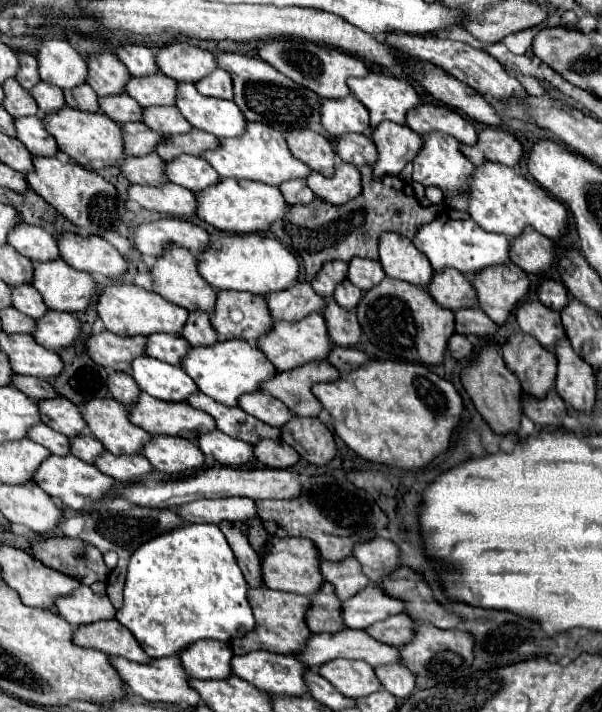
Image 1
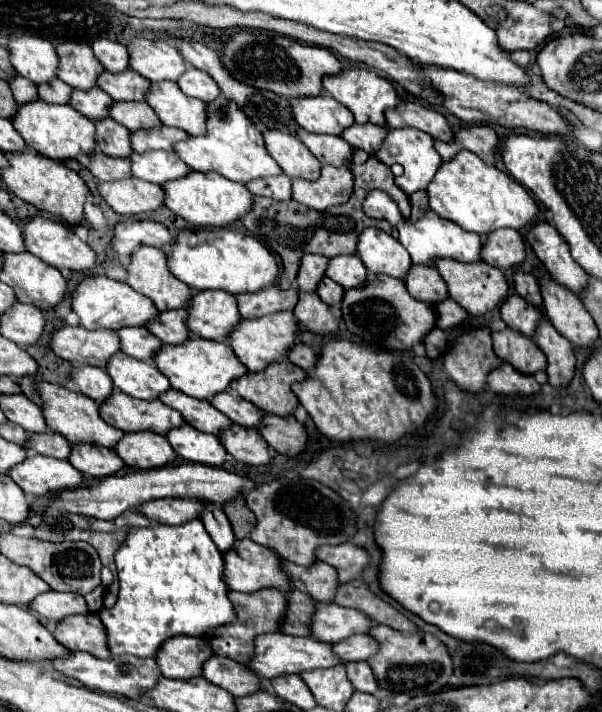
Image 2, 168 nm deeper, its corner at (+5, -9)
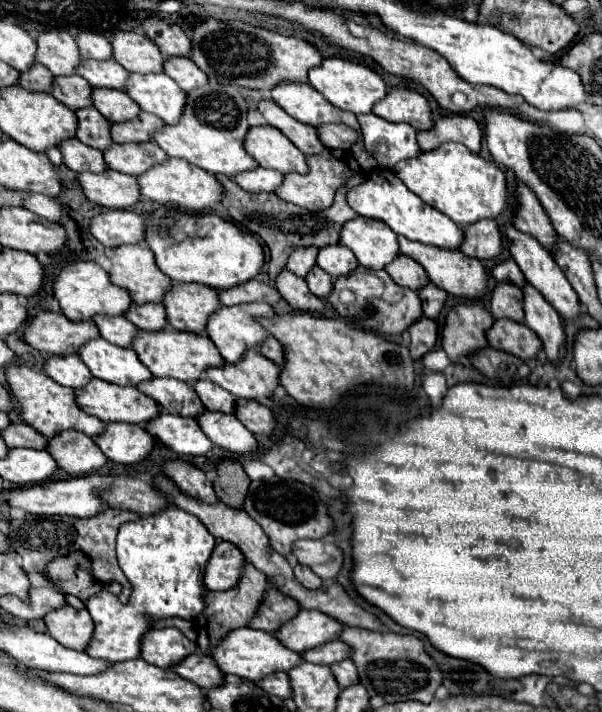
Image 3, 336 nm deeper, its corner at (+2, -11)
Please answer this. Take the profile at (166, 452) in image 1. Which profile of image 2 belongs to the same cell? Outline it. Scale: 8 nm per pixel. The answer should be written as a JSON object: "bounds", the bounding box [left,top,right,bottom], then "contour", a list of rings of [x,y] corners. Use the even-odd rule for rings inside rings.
{"bounds":[114,432,176,470],"contour":[[[126,432],[114,446],[114,452],[126,466],[138,470],[166,466],[176,456],[168,440],[156,432]]]}

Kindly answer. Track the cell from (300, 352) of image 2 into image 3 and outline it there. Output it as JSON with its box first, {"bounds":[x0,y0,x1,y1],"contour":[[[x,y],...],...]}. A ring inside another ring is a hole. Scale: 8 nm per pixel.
{"bounds":[261,338,285,366],"contour":[[[269,338],[265,342],[265,346],[261,346],[261,354],[267,356],[269,360],[273,360],[279,366],[285,364],[285,346],[279,340],[275,340],[275,338]]]}

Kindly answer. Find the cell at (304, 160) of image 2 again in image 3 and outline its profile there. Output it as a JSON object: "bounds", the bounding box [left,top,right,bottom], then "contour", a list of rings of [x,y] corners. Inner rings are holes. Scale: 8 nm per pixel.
{"bounds":[245,126,309,174],"contour":[[[253,126],[245,138],[245,146],[263,168],[273,168],[283,174],[309,172],[307,156],[275,126]]]}

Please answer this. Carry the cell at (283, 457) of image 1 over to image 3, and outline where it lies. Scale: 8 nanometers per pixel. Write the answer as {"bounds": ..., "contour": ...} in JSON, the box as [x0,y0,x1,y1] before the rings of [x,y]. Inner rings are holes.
{"bounds":[197,412,257,454],"contour":[[[205,412],[197,418],[201,430],[209,440],[233,454],[255,454],[257,452],[257,438],[235,418],[221,412]]]}

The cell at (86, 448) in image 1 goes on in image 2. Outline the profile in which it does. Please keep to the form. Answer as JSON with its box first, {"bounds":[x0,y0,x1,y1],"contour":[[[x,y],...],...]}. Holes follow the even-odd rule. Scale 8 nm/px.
{"bounds":[24,434,70,460],"contour":[[[30,434],[30,446],[24,448],[60,460],[66,460],[70,456],[70,442],[66,442],[66,438],[60,434]]]}

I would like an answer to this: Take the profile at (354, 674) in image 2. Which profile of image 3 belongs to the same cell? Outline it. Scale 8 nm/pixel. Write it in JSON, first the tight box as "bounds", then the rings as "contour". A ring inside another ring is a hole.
{"bounds":[331,660,359,688],"contour":[[[343,660],[341,664],[333,664],[331,666],[337,682],[341,688],[349,688],[353,684],[359,684],[359,674],[357,674],[357,666],[353,660]]]}

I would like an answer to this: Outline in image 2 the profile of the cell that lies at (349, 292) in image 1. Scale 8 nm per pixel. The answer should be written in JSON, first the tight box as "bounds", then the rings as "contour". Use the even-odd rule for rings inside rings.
{"bounds":[316,276,344,304],"contour":[[[324,276],[316,292],[318,292],[318,296],[320,296],[326,304],[338,304],[338,302],[342,302],[344,288],[338,286],[334,280],[330,280],[328,276]]]}

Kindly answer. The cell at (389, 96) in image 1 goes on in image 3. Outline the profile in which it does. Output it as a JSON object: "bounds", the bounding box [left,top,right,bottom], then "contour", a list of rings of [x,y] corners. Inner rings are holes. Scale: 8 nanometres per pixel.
{"bounds":[309,58,387,114],"contour":[[[325,58],[321,66],[309,72],[309,84],[317,92],[321,92],[333,106],[353,112],[353,114],[369,114],[373,106],[387,96],[387,86],[377,72],[373,72],[367,66],[341,60],[341,58]]]}

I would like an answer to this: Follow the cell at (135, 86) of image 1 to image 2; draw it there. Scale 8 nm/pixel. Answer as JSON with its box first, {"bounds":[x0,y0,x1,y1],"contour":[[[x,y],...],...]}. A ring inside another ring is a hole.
{"bounds":[98,70,150,100],"contour":[[[124,70],[124,74],[106,74],[98,76],[98,86],[112,96],[112,100],[144,100],[150,82],[134,70]]]}

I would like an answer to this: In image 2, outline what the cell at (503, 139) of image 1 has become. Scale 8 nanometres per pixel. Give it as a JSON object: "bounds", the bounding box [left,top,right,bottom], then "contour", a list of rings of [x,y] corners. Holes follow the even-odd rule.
{"bounds":[434,126,498,162],"contour":[[[470,126],[454,132],[454,142],[438,142],[434,140],[434,148],[438,150],[442,160],[454,158],[460,150],[470,150],[484,162],[494,158],[494,150],[498,146],[498,136],[490,126]]]}

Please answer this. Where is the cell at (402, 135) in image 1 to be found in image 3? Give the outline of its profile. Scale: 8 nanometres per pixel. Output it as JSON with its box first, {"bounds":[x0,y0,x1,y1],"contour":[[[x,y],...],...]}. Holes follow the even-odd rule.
{"bounds":[317,124,359,150],"contour":[[[325,124],[325,126],[319,126],[317,132],[323,144],[327,144],[329,148],[339,148],[339,150],[349,150],[359,138],[359,134],[345,124]]]}

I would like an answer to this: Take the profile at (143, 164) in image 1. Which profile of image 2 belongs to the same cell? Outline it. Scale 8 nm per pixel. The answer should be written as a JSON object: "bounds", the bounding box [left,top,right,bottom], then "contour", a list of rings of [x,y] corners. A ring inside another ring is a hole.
{"bounds":[86,150,130,182],"contour":[[[94,150],[94,154],[88,154],[88,158],[90,158],[90,164],[86,168],[100,182],[130,178],[130,162],[126,158],[110,158],[100,150]]]}

